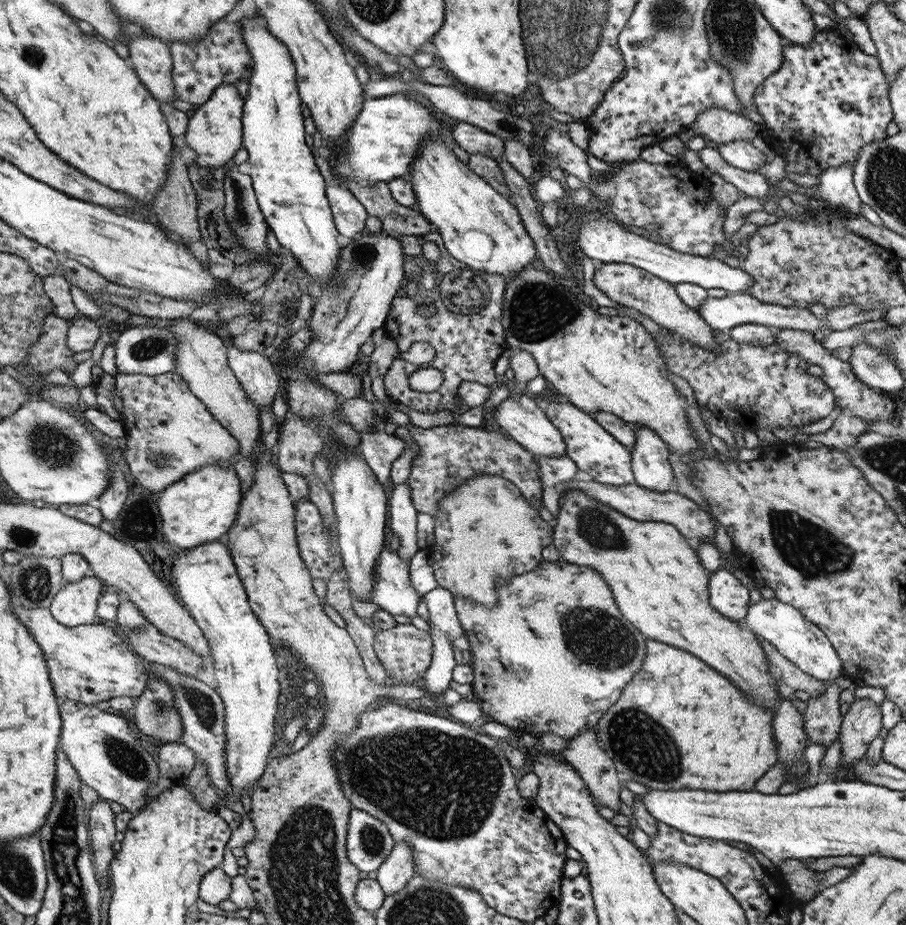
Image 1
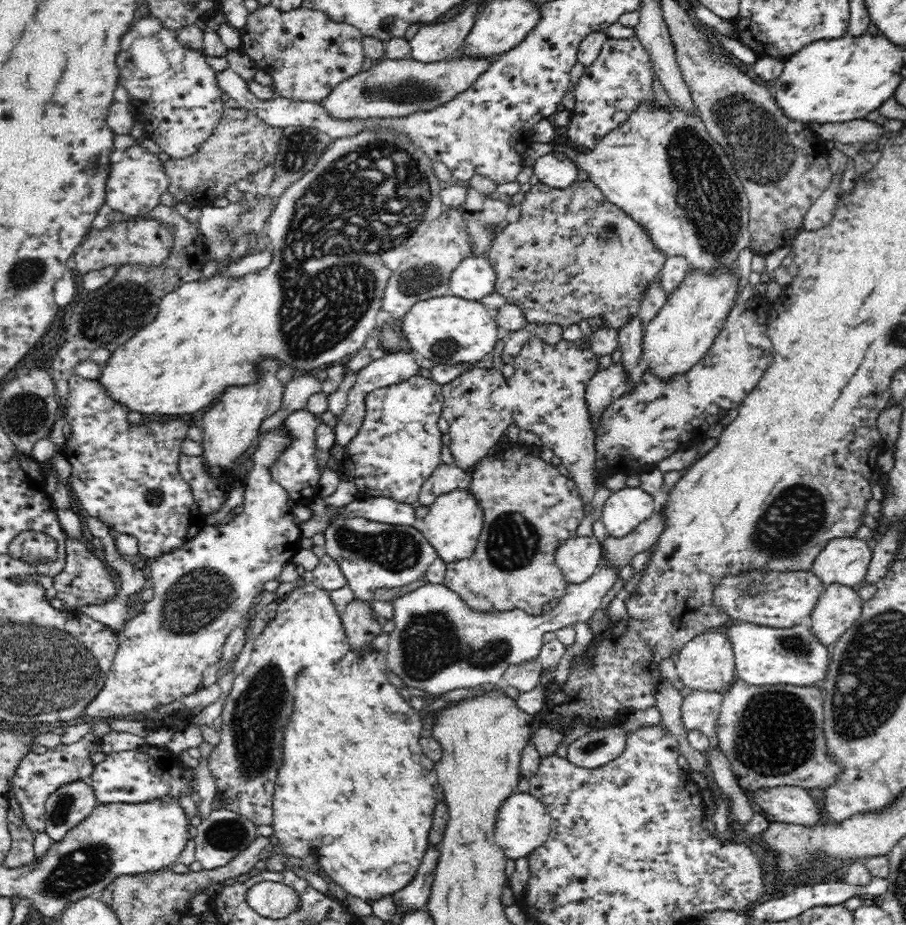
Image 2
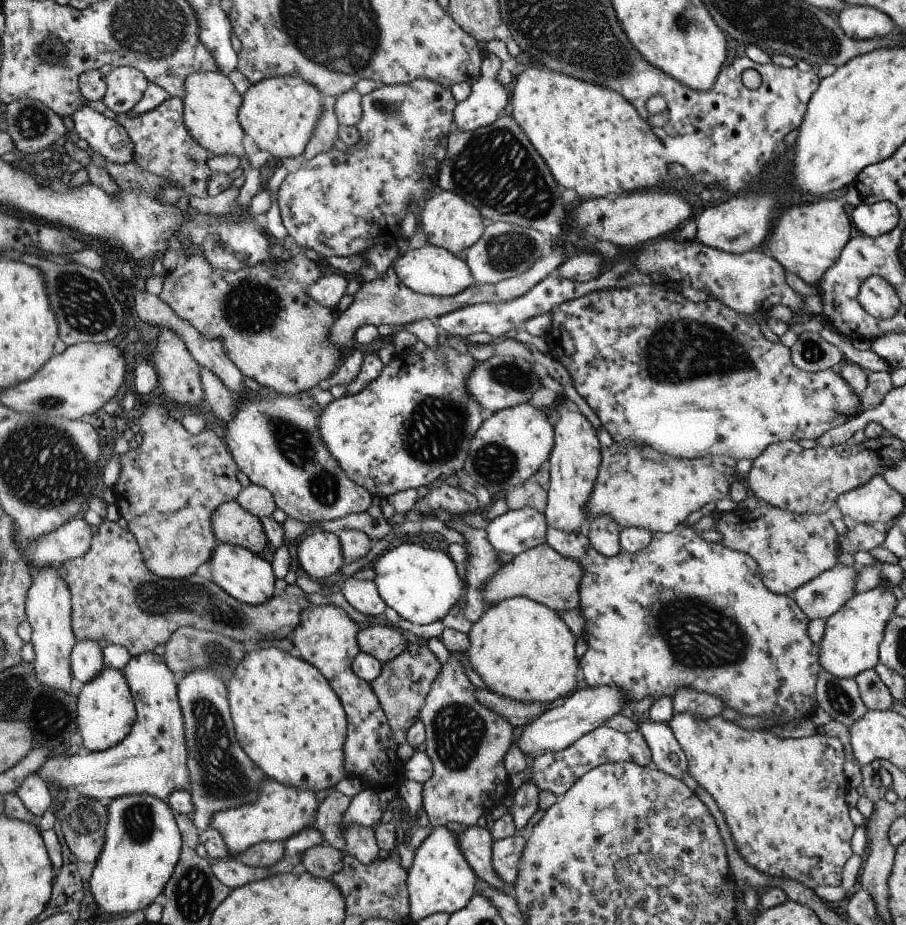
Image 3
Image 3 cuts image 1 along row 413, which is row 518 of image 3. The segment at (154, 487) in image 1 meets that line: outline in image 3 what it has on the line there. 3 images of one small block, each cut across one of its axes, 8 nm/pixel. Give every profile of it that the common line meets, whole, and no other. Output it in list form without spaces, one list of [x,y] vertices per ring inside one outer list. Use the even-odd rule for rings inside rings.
[[[163,404],[150,406],[146,414],[137,418],[134,428],[137,441],[120,456],[122,472],[113,488],[118,517],[126,520],[129,531],[137,538],[149,572],[168,580],[188,578],[196,573],[200,564],[210,561],[218,544],[213,532],[213,514],[222,504],[235,501],[244,488],[236,478],[238,466],[213,430],[205,427],[200,434],[192,434],[183,423],[170,416]]]

